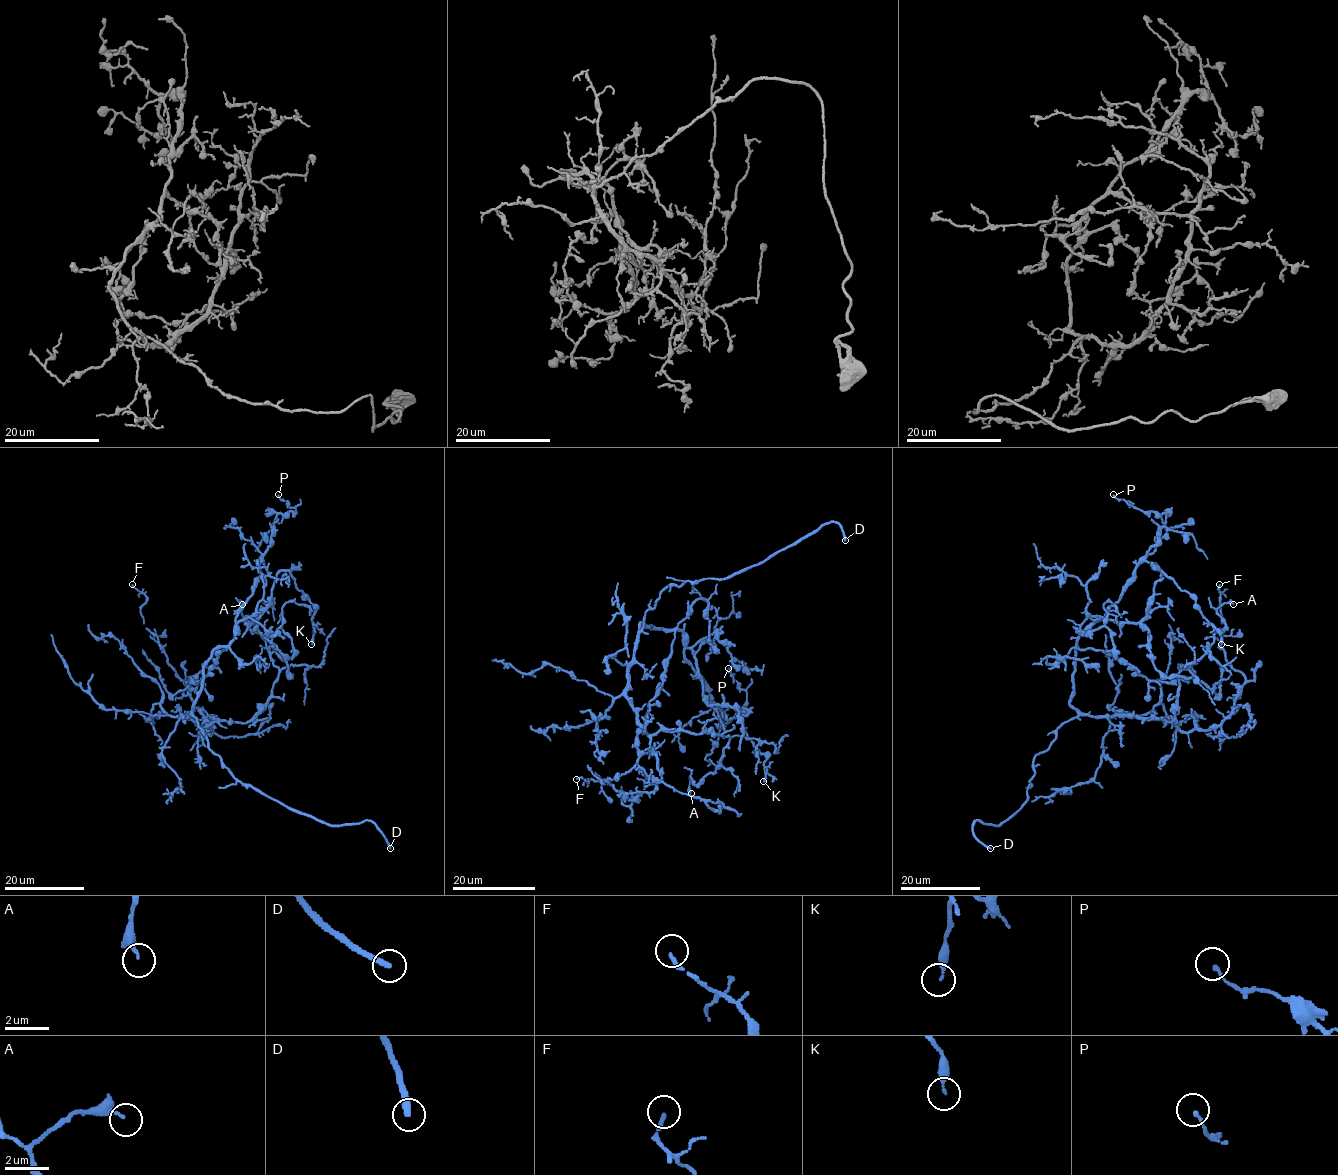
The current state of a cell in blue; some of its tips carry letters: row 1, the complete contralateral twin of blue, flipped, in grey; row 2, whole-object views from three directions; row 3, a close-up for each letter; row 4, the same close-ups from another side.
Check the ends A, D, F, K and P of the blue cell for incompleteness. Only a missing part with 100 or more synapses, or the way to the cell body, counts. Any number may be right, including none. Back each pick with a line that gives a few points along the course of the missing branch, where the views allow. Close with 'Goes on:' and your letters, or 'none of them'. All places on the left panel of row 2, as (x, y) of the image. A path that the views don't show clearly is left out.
D: (390, 848), (392, 859), (411, 873), (413, 861), (422, 864), (418, 840), (411, 843), (414, 847), (423, 833)
Goes on: D

